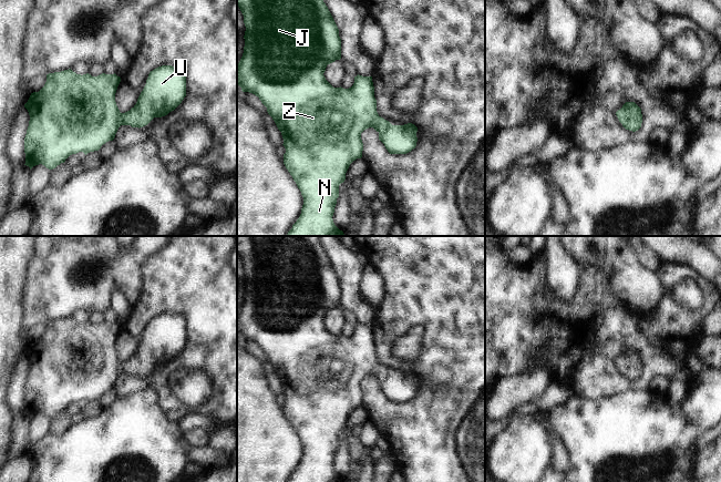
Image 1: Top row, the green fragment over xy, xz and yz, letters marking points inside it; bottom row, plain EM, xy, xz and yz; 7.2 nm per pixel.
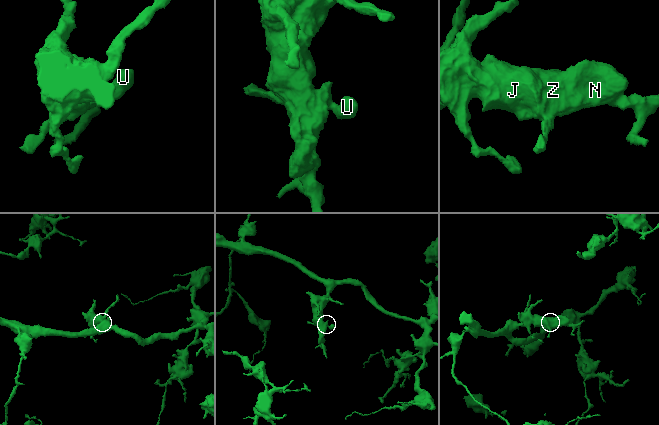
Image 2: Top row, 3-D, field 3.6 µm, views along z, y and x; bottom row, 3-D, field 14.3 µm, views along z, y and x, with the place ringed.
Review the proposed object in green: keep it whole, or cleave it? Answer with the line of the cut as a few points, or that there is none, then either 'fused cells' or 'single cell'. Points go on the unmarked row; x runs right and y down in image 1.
cut none; single cell

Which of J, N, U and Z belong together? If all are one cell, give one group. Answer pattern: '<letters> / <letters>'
J N U Z

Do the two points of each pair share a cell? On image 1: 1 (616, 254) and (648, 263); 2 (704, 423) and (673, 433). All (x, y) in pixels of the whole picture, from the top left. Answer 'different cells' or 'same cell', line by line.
1: different cells
2: different cells

